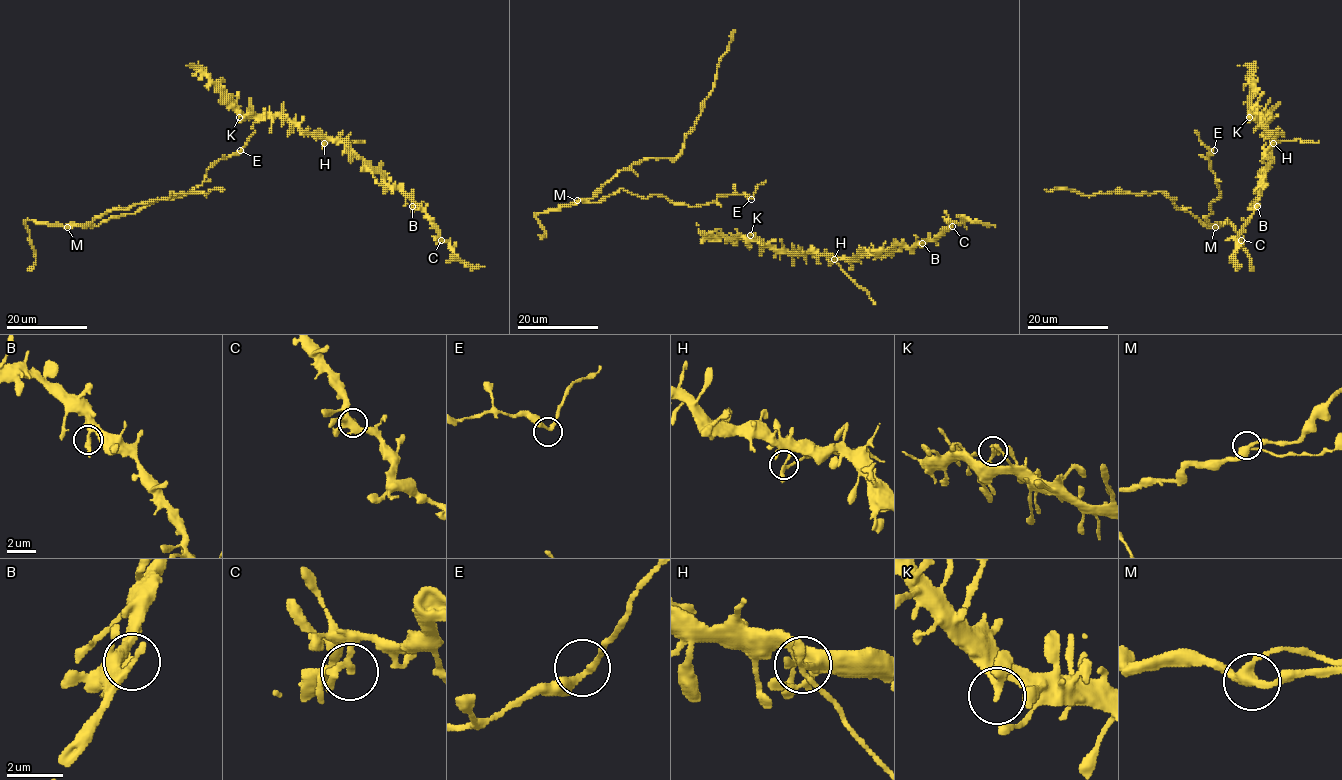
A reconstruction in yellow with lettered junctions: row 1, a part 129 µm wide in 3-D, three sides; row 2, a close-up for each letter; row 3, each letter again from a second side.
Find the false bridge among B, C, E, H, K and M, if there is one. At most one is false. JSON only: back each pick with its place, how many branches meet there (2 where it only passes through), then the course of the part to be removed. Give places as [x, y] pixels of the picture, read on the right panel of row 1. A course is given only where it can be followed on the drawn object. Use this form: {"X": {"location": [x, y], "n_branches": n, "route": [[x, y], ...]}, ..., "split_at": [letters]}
{"H": {"location": [1273, 143], "n_branches": 3, "route": [[1273, 143], [1298, 138], [1302, 142], [1318, 141]]}, "split_at": ["H"]}

